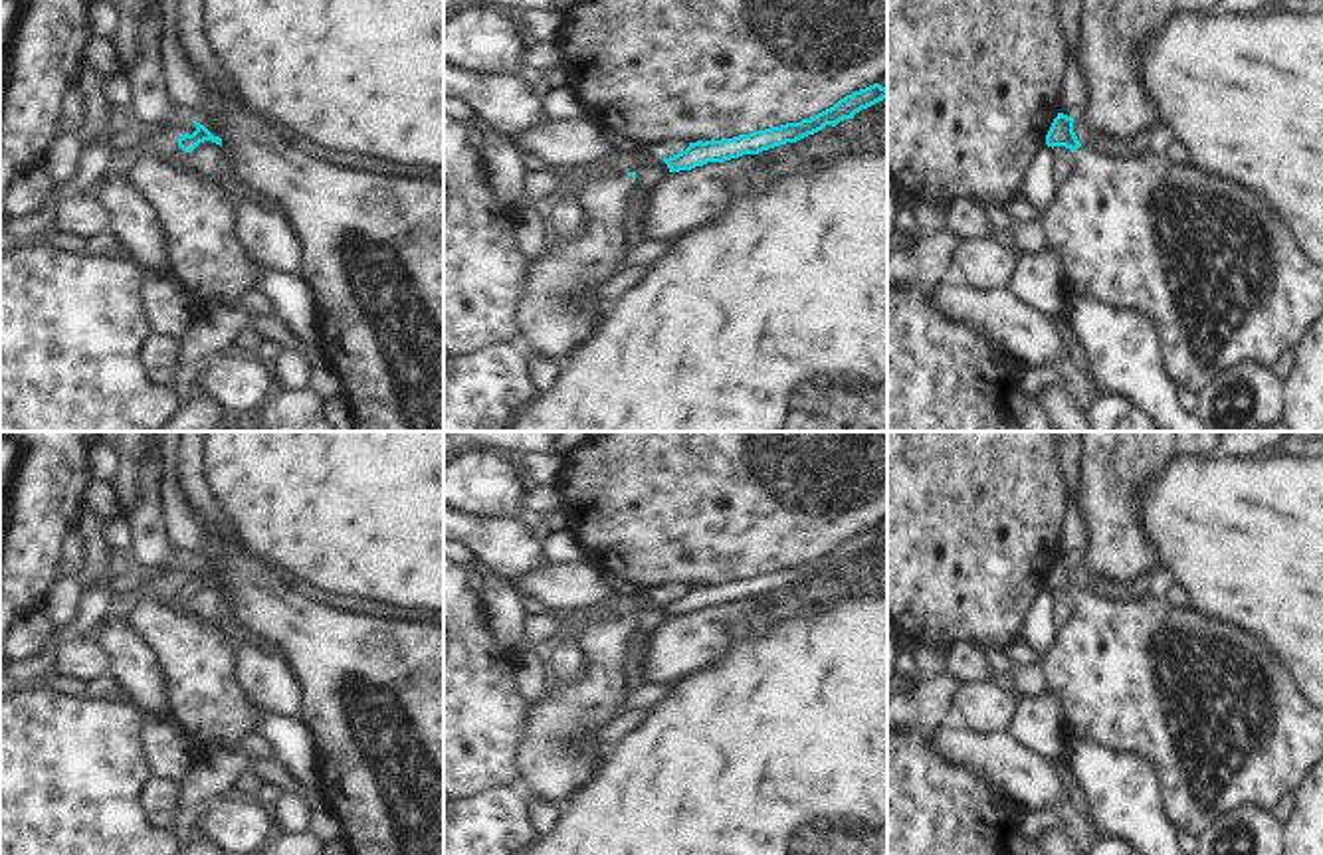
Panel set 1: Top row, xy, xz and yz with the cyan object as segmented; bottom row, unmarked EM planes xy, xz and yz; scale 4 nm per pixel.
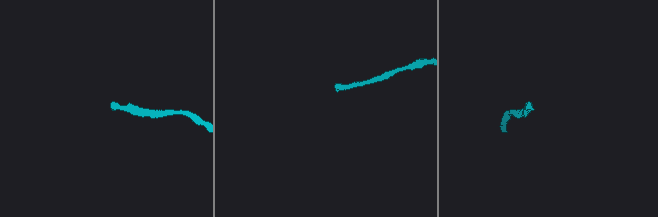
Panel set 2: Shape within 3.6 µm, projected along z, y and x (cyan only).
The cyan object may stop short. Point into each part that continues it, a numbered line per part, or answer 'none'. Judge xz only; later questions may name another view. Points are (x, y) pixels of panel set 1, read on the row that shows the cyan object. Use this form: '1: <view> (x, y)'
1: xz (555, 315)

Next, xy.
1: xy (204, 254)

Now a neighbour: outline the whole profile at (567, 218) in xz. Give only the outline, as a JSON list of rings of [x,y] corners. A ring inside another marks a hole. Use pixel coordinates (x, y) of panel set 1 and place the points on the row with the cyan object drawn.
[[[559,198],[549,212],[551,228],[560,238],[574,238],[584,226],[584,214],[578,198]]]

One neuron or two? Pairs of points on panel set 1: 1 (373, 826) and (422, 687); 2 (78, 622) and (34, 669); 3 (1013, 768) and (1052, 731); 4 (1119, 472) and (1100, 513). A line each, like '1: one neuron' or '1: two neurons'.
1: one neuron
2: one neuron
3: two neurons
4: one neuron

